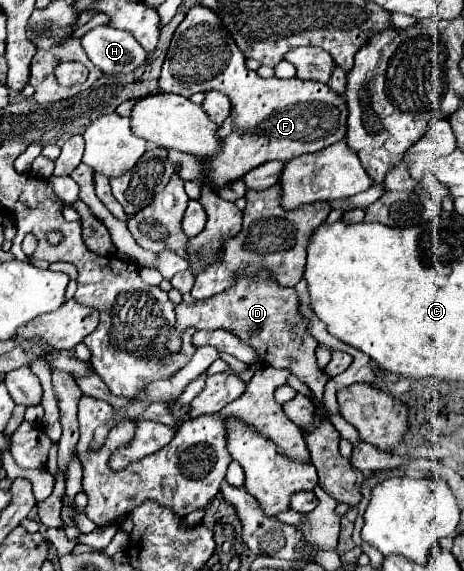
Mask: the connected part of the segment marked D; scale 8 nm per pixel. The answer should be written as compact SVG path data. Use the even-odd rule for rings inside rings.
M263 272L259 274L259 278L239 278L229 290L205 302L197 302L193 306L181 302L179 306L175 306L175 312L179 316L177 330L183 330L187 326L195 326L199 330L231 330L247 346L255 348L265 364L291 370L303 384L309 386L313 400L323 402L323 392L329 376L317 366L315 348L319 342L307 332L307 320L297 312L295 288L283 288Z

